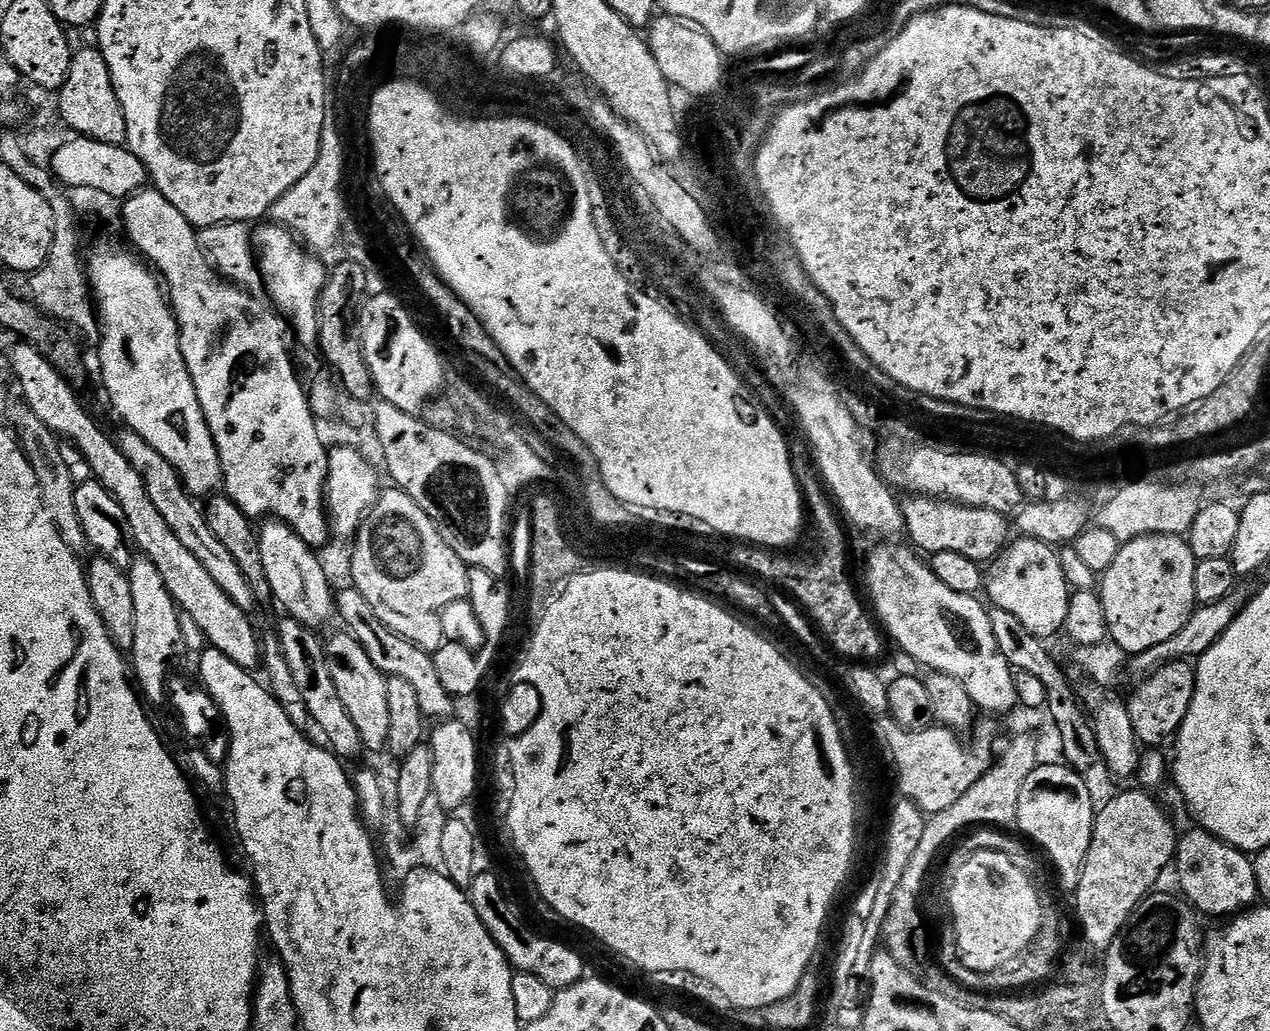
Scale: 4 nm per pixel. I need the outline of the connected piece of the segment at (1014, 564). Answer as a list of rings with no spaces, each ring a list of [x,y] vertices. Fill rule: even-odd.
[[[1019,537],[991,561],[989,568],[985,575],[984,590],[988,592],[993,607],[1014,614],[1026,630],[1043,640],[1050,639],[1050,636],[1063,629],[1071,591],[1059,553],[1053,545],[1030,537]]]

